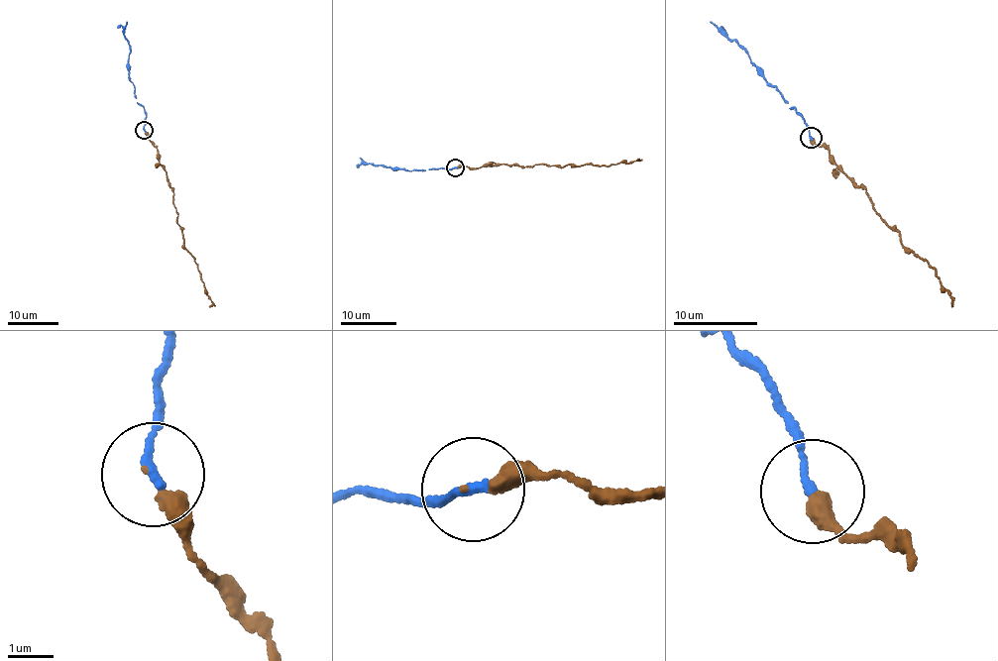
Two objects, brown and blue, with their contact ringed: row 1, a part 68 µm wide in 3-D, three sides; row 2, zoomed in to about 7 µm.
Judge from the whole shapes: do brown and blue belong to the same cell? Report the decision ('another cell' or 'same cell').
same cell

